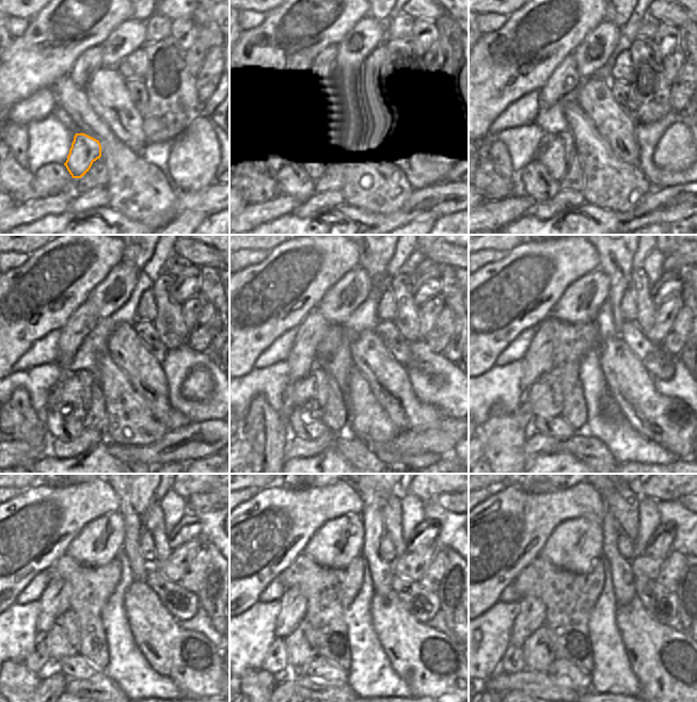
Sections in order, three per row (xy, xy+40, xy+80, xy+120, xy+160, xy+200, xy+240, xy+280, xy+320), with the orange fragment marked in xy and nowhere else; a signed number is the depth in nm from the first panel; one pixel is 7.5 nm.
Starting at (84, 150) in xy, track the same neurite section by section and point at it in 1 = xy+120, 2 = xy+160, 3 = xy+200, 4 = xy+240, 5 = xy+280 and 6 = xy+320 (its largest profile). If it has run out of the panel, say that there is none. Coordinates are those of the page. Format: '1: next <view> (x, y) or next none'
1: next xy+120 (75, 391)
2: next xy+160 (311, 393)
3: next xy+200 (544, 396)
4: next xy+240 (63, 639)
5: next xy+280 (301, 644)
6: next xy+320 (538, 650)

